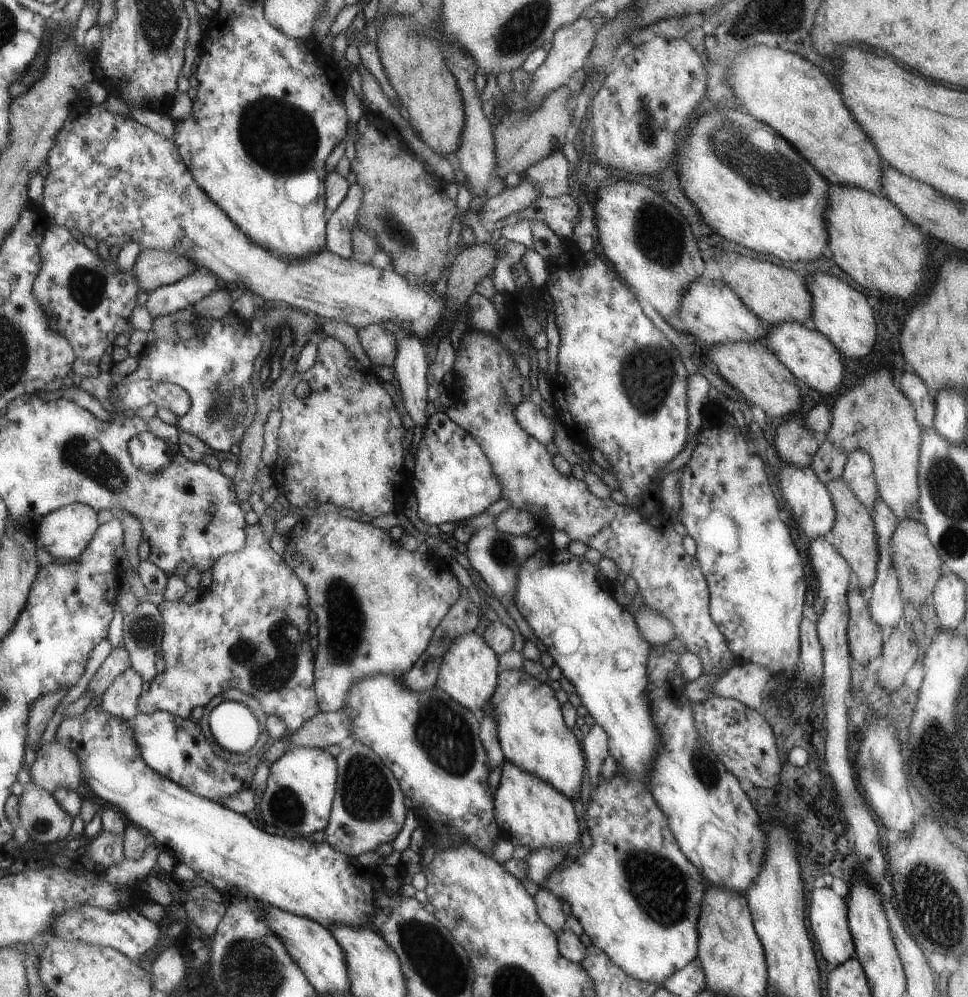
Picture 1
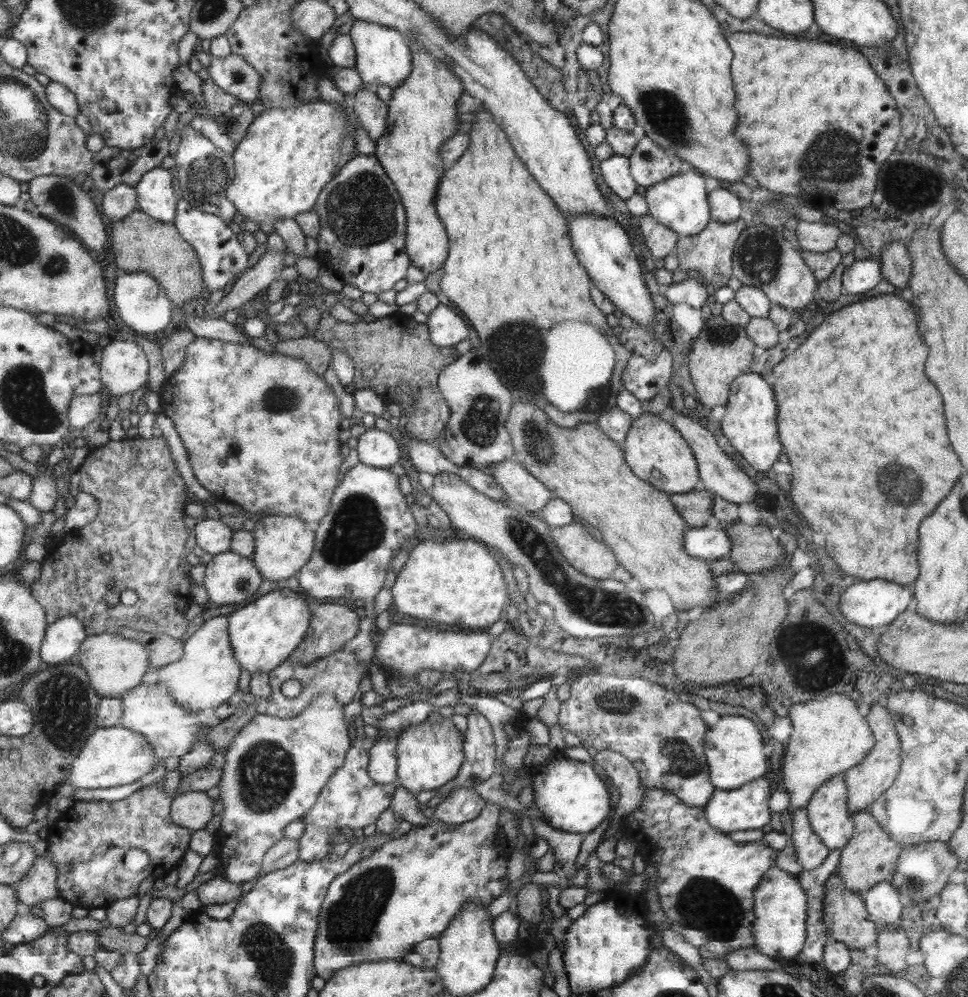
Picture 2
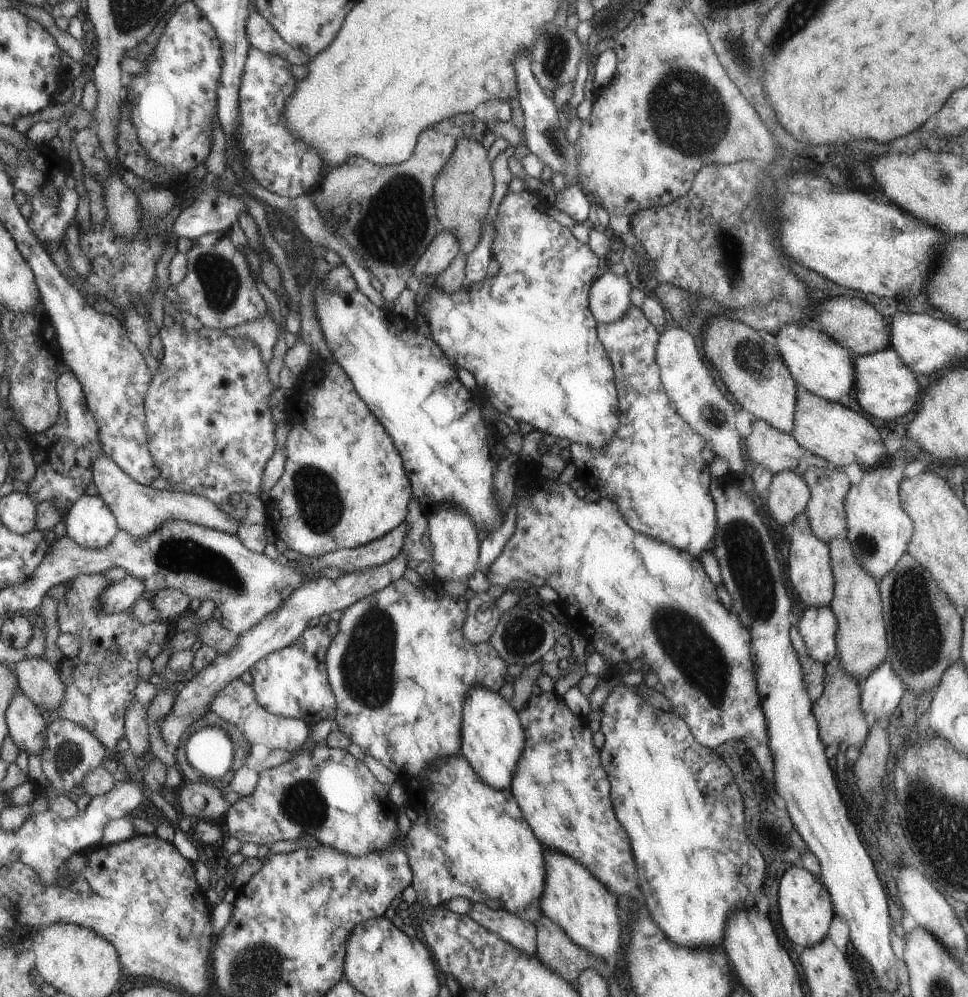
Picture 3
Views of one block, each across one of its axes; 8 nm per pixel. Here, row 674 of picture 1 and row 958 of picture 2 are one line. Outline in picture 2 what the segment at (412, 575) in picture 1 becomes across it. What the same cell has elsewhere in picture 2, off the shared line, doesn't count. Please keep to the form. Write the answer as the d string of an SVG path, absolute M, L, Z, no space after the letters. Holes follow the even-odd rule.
M488 802L484 803L485 807L483 807L483 811L481 811L476 819L459 824L459 826L452 831L447 831L443 823L434 819L431 824L427 824L427 826L423 826L423 828L412 826L406 833L400 835L398 838L389 840L382 846L379 845L371 856L360 858L349 870L336 876L336 878L332 880L332 884L328 887L327 895L324 898L323 906L320 908L319 924L317 924L315 965L319 978L323 978L325 981L329 980L340 968L345 968L345 966L352 964L359 964L360 962L375 959L393 959L401 961L413 944L417 944L417 942L421 942L426 938L438 939L439 935L443 934L448 928L448 925L452 922L454 916L459 912L460 904L477 903L478 905L488 905L491 900L497 898L499 894L503 894L503 892L508 889L508 880L506 877L506 863L508 862L508 857L499 853L501 844L498 838L497 822L501 808L499 808L499 805Z

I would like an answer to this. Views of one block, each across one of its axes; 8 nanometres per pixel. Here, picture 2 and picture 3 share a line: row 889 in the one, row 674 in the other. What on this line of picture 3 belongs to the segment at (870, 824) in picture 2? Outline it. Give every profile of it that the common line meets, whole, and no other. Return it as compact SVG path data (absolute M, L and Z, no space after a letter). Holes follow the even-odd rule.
M833 538L828 547L831 551L832 574L835 576L835 596L831 608L840 624L836 630L836 657L840 659L845 671L861 683L881 665L888 653L885 644L887 628L883 628L884 616L881 616L880 590L877 590L875 578L857 563L847 538Z

